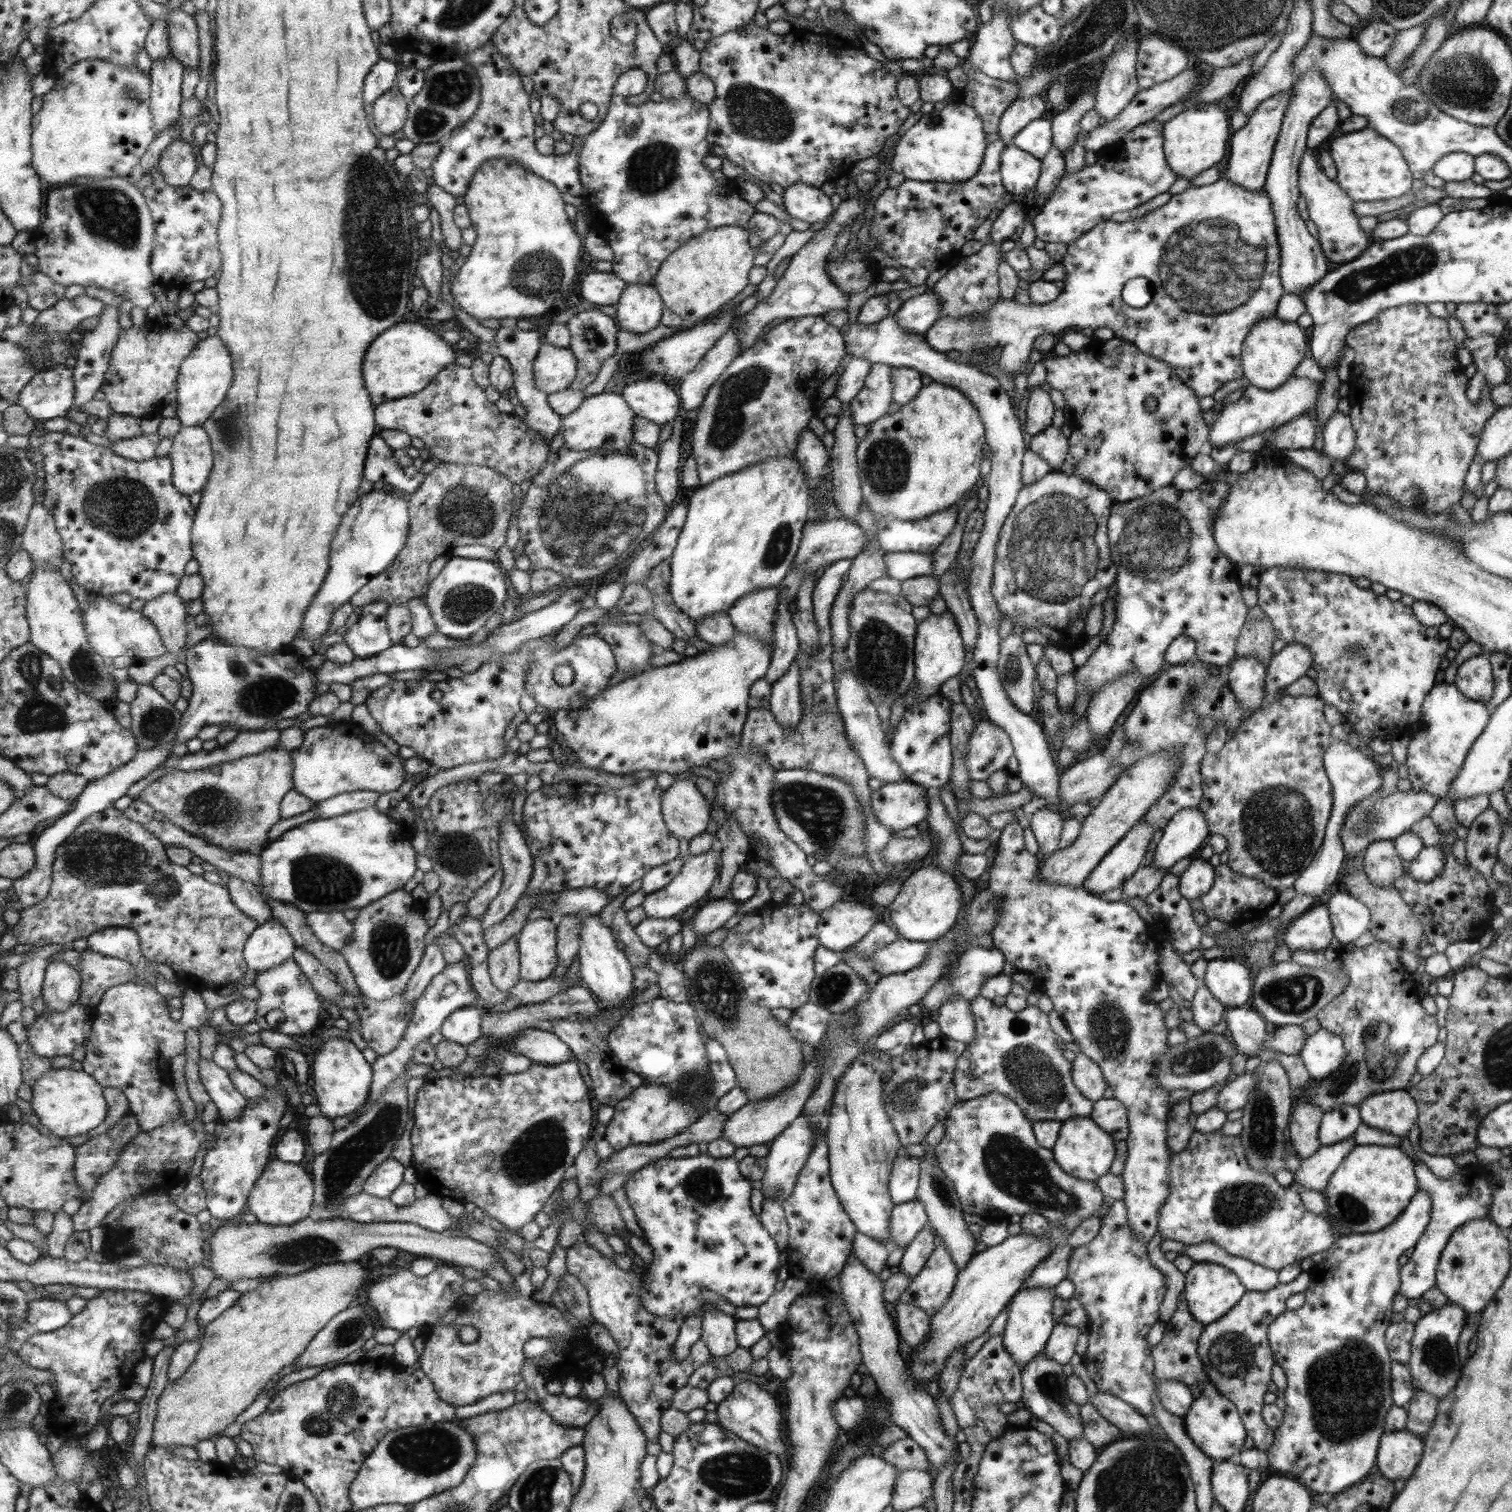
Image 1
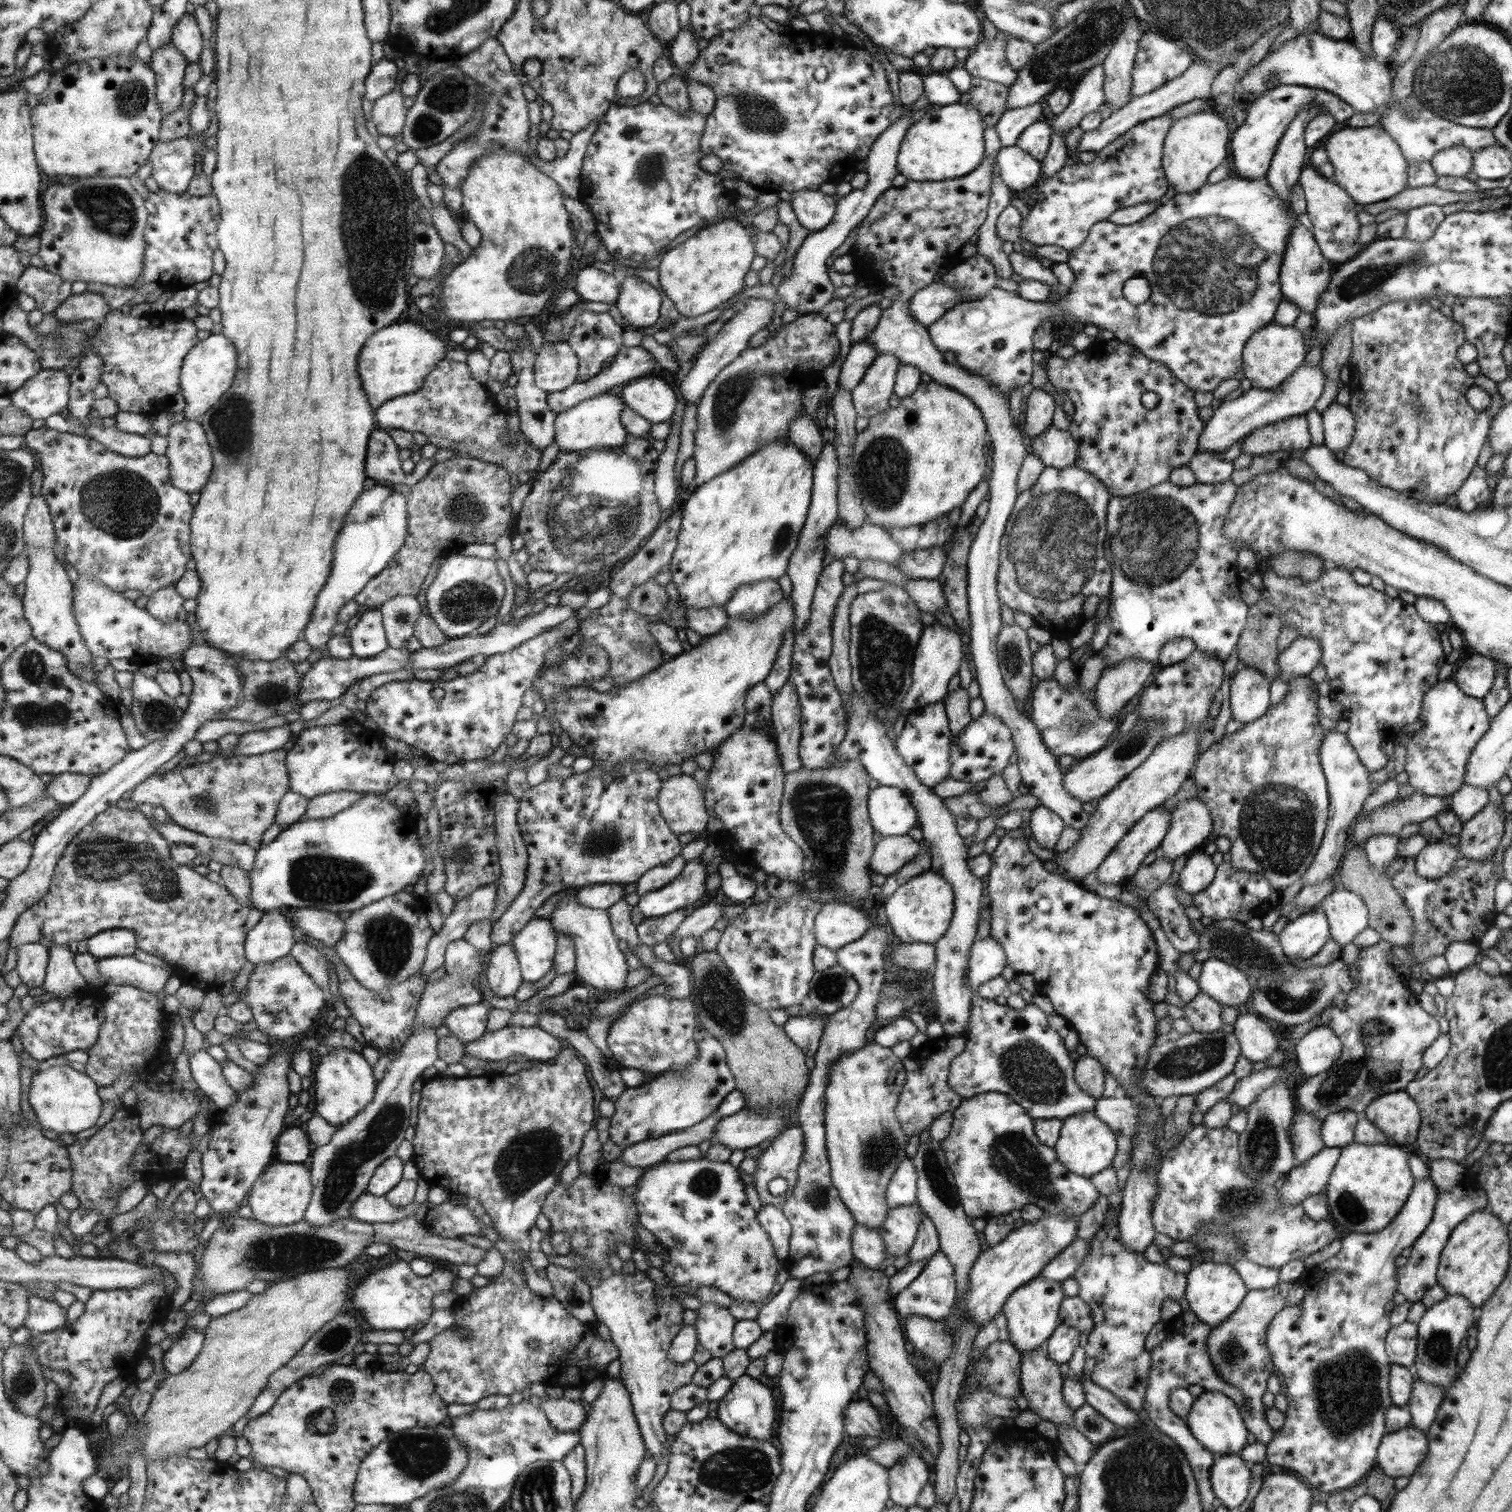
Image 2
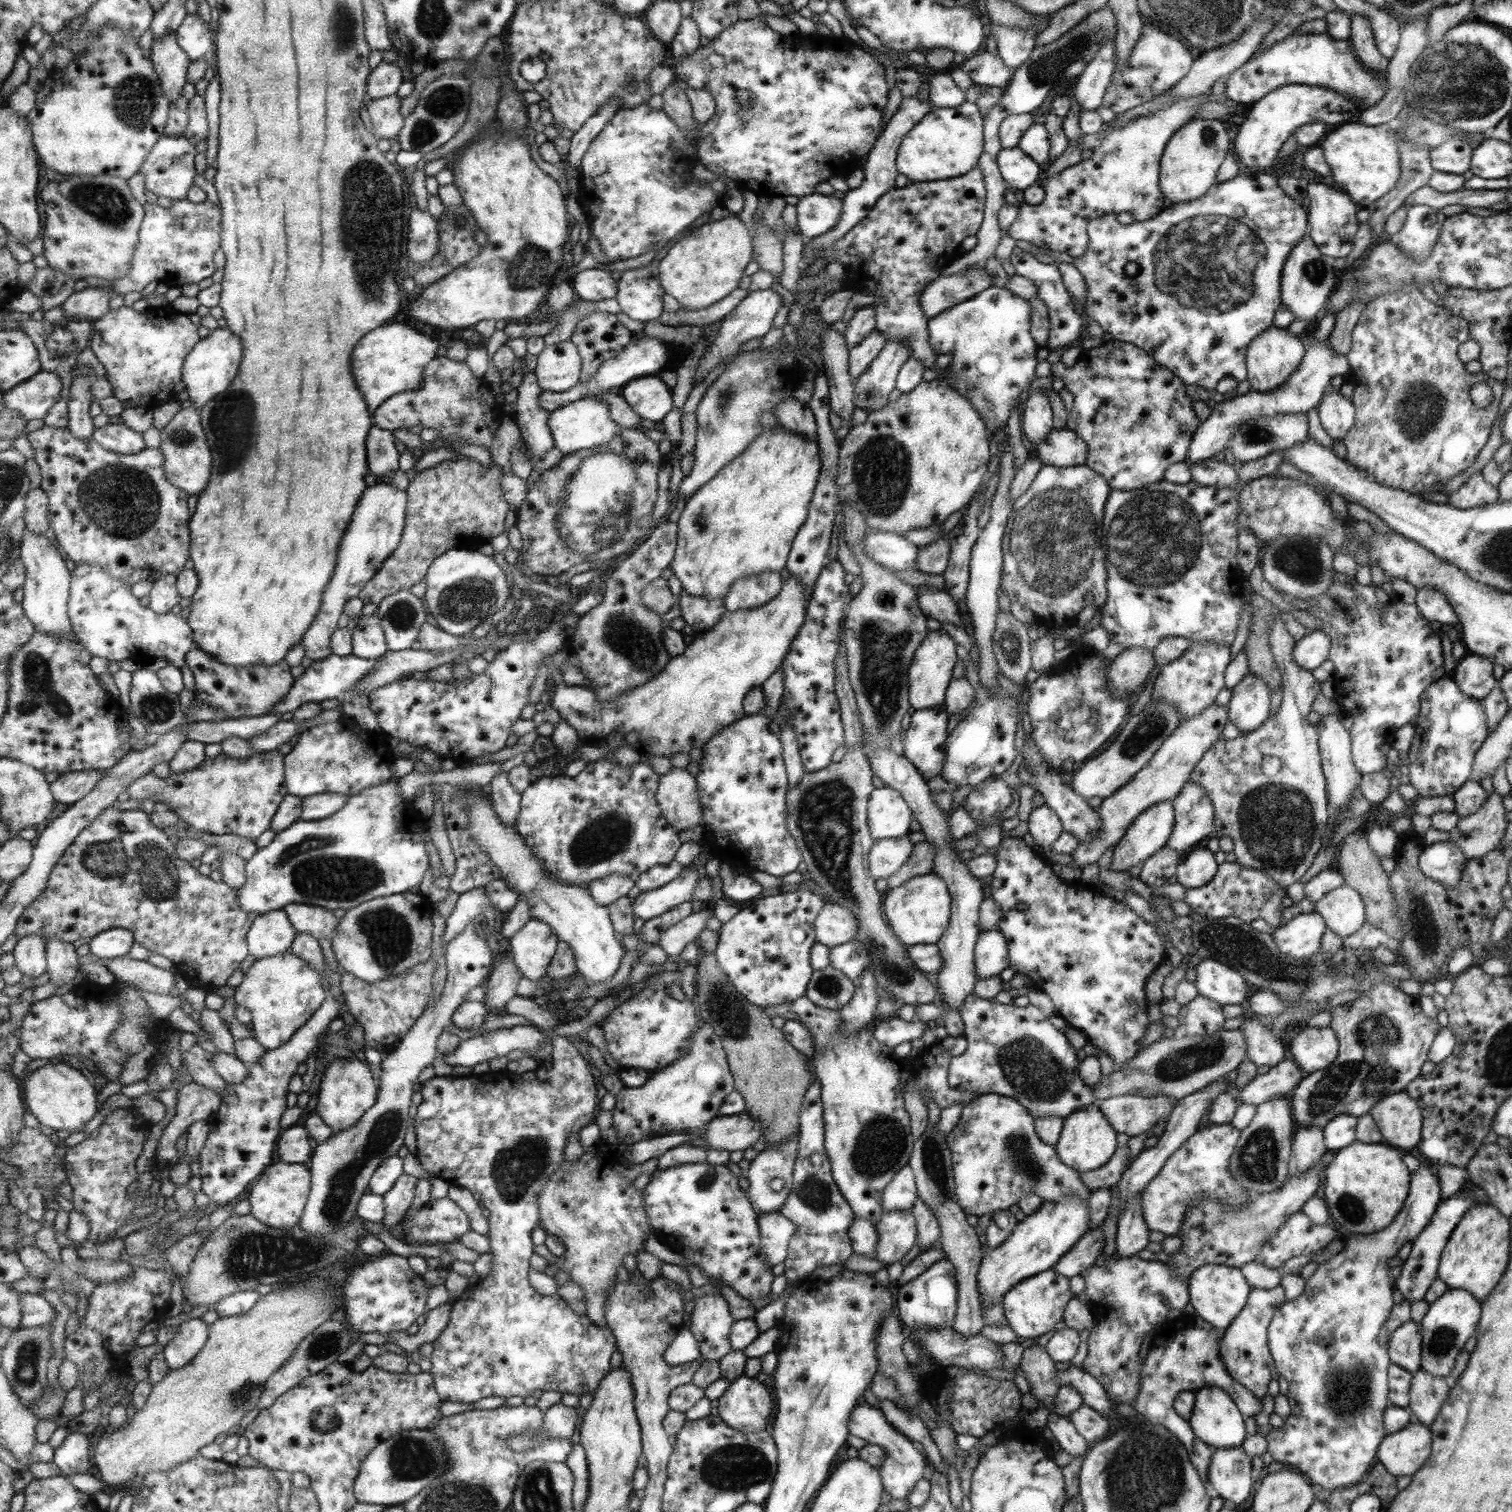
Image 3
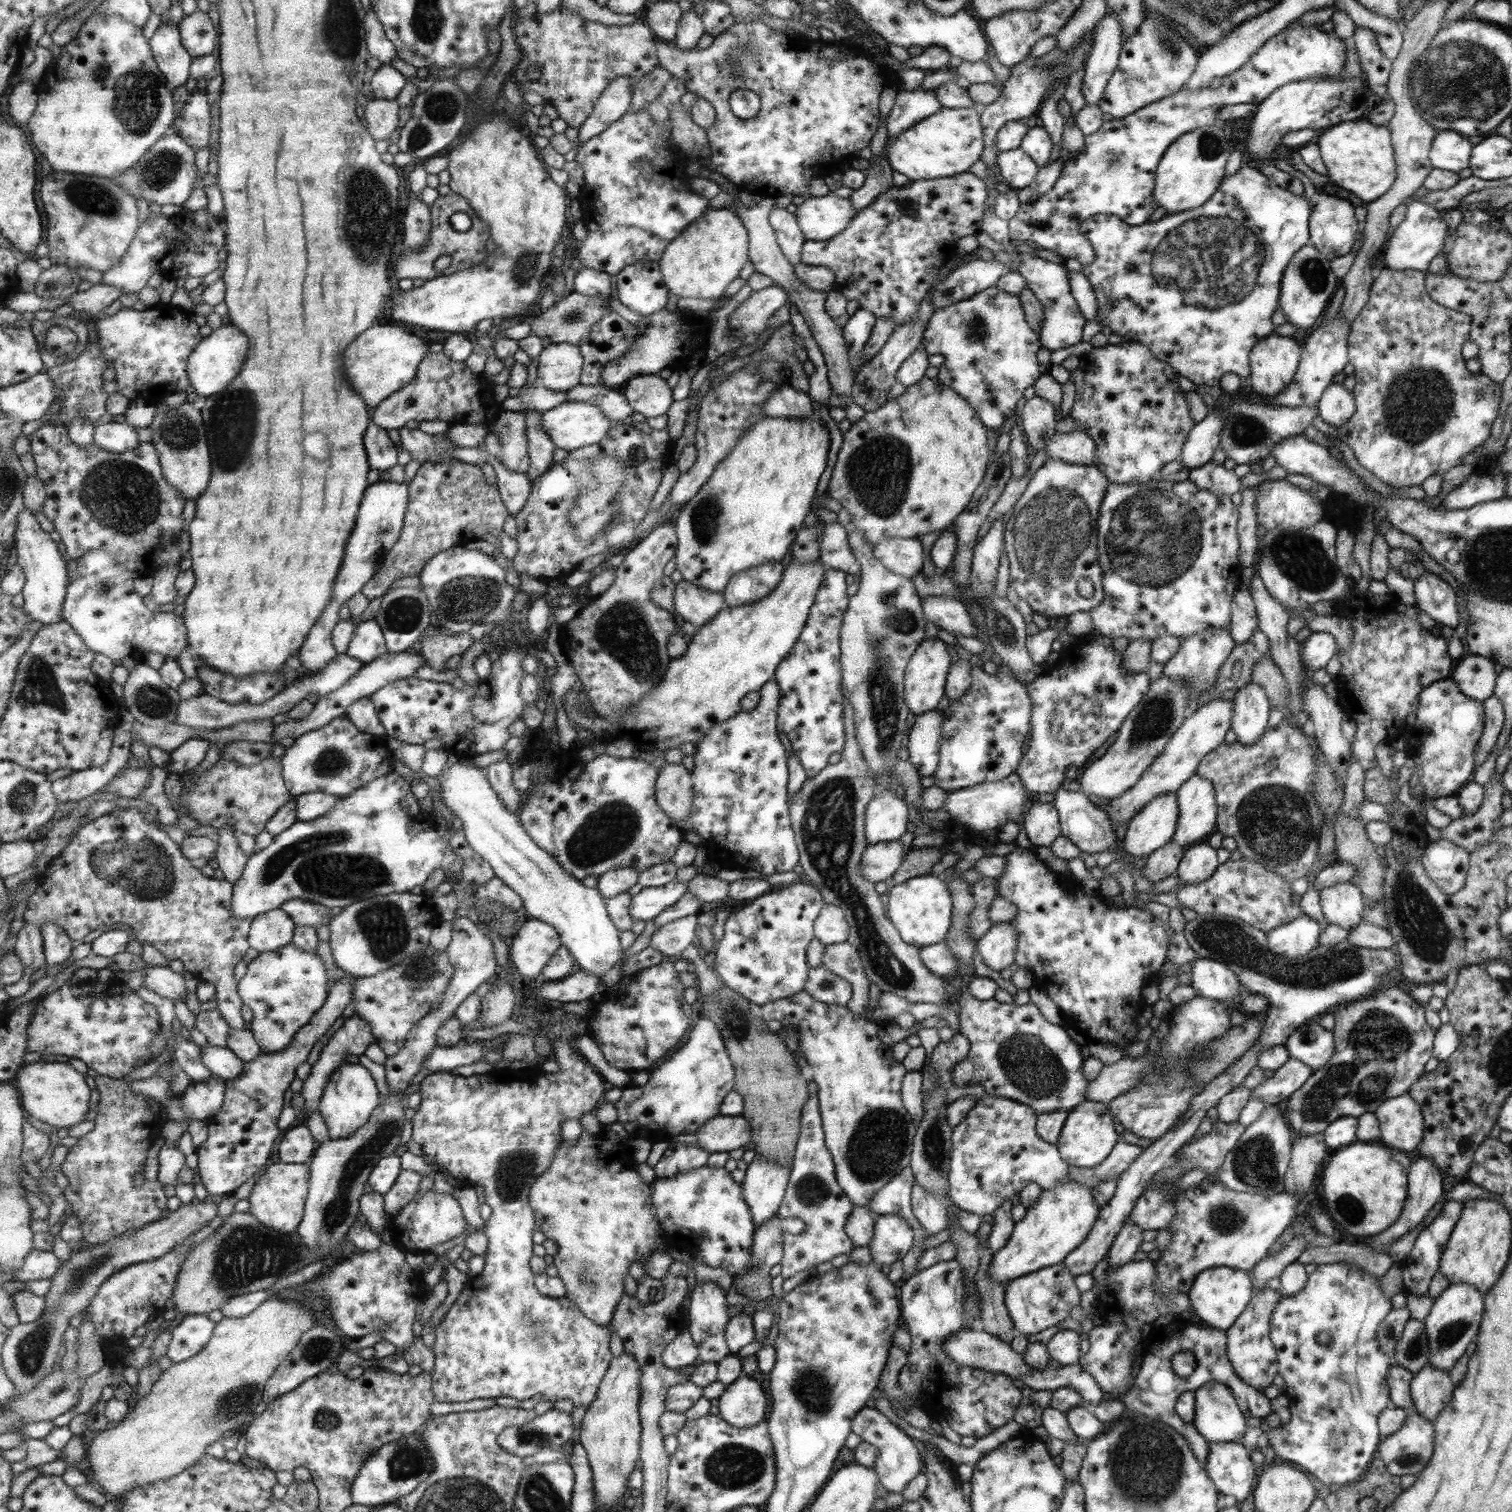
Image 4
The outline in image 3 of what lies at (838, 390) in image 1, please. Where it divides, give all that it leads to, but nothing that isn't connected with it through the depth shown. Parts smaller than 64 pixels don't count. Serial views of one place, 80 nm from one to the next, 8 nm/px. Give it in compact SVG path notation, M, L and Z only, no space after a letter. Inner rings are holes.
M875 328L862 341L859 341L858 345L848 350L847 372L852 383L862 372L865 372L869 363L879 354L885 343L882 332Z

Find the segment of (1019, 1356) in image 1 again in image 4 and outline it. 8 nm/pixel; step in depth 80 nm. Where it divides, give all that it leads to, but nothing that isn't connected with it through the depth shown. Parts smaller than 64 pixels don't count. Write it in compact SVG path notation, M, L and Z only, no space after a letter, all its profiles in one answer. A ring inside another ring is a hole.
M1056 1264L1055 1266L1048 1266L1038 1270L1035 1273L1024 1274L1024 1276L1016 1278L1016 1280L1010 1280L1004 1286L1004 1305L1013 1323L1015 1332L1023 1336L1029 1336L1029 1334L1037 1334L1037 1332L1057 1324L1069 1316L1070 1308L1079 1305L1079 1295L1080 1292L1077 1286L1074 1285L1074 1277L1063 1268L1062 1264Z

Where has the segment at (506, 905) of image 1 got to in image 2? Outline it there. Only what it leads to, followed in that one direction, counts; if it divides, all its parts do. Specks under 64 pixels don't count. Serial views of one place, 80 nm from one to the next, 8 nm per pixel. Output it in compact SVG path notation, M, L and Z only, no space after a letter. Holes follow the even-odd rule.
M509 790L498 795L496 800L496 811L498 812L496 826L498 849L500 850L500 864L502 865L502 877L497 881L498 897L492 920L490 921L492 923L497 922L505 912L510 909L511 904L516 901L516 898L521 894L527 882L530 854L528 853L527 843L518 823L519 809L520 802Z

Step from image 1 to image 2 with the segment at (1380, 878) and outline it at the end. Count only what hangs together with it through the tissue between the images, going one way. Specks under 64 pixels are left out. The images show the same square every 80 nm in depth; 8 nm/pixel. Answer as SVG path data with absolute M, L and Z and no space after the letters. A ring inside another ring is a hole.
M1384 833L1368 838L1363 844L1362 849L1366 854L1367 862L1370 863L1370 867L1376 874L1384 874L1384 870L1397 857L1398 839L1396 835L1387 836Z

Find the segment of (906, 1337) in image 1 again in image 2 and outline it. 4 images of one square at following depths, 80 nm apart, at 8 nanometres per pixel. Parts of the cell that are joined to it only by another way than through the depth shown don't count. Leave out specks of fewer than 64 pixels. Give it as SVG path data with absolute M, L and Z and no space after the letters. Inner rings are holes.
M918 1314L904 1316L903 1334L916 1354L923 1355L936 1364L943 1362L951 1350L952 1337L939 1321L929 1320Z

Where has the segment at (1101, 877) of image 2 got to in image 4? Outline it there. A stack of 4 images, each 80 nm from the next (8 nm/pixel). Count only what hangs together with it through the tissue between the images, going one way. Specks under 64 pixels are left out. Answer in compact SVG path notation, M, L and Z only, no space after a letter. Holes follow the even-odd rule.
M1176 792L1162 794L1146 803L1126 825L1122 852L1132 858L1145 858L1170 842L1177 822Z

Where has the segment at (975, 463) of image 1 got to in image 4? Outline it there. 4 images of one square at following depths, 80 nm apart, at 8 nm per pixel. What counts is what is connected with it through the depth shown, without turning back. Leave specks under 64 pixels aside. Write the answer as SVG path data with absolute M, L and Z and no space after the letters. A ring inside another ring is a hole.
M922 377L922 380L915 385L908 386L903 394L885 401L877 410L866 412L861 420L851 423L851 426L842 434L840 451L837 452L837 460L831 471L831 477L827 484L826 494L833 500L841 504L841 508L849 514L849 528L853 526L855 530L862 532L873 546L883 537L916 538L934 531L941 531L953 518L959 516L961 510L966 509L970 503L975 490L978 489L979 482L985 472L985 464L989 458L987 446L987 430L978 415L975 414L974 407L970 405L962 396L950 387L943 386L937 378Z

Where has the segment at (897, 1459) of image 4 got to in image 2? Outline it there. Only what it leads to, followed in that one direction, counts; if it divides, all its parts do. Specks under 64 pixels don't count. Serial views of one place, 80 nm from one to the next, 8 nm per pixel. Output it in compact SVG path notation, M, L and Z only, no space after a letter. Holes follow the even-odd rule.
M863 1395L860 1399L849 1401L849 1406L843 1408L843 1429L851 1437L875 1437L879 1442L885 1442L887 1436L879 1426L879 1418L875 1408ZM911 1450L897 1465L886 1469L891 1502L903 1508L915 1505L921 1486L929 1480L929 1470L923 1460Z

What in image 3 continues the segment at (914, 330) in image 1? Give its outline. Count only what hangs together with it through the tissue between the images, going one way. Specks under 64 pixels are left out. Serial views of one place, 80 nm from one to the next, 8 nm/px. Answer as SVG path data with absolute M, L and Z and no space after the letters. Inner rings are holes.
M985 267L967 268L955 274L938 276L921 292L919 303L922 313L930 320L989 286L991 283Z

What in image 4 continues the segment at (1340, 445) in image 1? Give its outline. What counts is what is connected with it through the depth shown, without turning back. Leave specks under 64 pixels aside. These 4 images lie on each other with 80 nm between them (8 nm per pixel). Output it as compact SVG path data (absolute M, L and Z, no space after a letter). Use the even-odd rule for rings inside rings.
M1332 382L1326 386L1326 390L1318 400L1316 410L1325 424L1333 428L1343 426L1352 418L1355 410L1352 391L1344 389L1342 383Z

